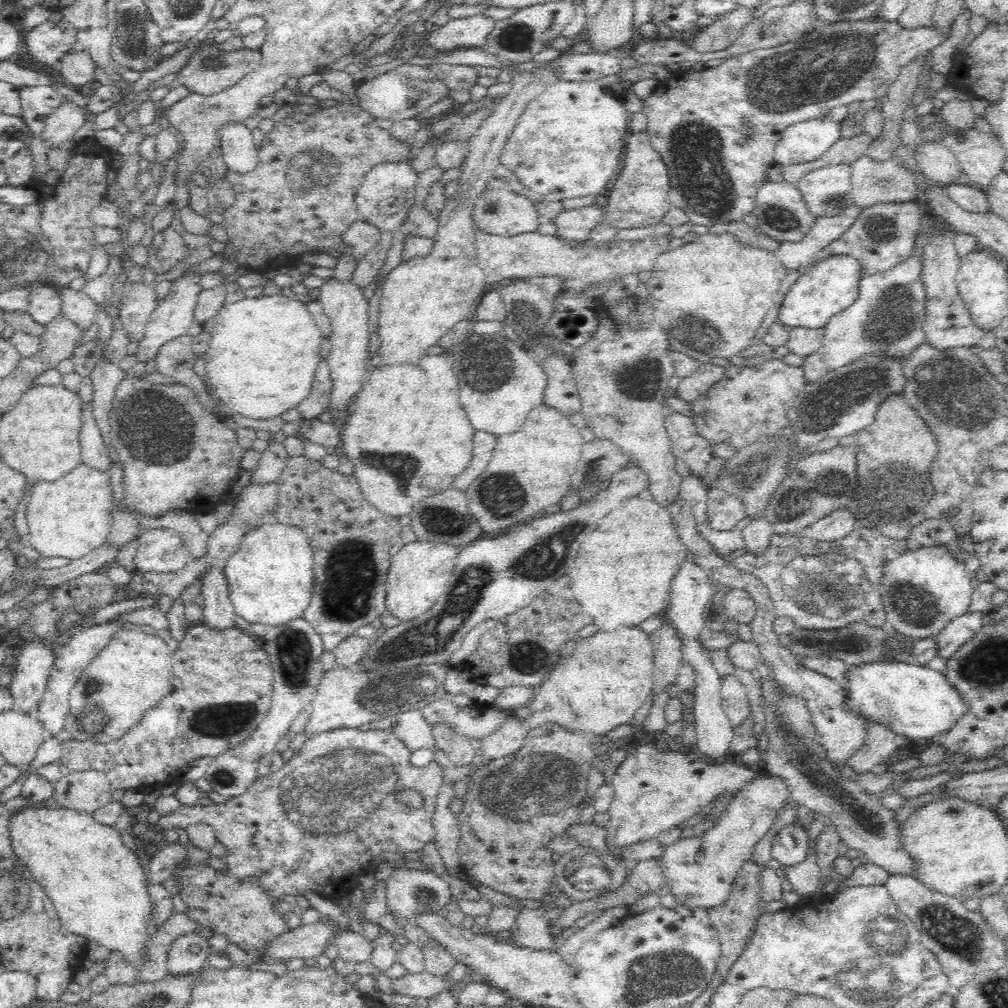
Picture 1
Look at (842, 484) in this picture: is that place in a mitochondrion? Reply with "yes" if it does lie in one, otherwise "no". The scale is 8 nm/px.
yes

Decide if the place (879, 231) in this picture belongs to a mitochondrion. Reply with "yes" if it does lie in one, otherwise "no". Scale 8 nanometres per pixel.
yes

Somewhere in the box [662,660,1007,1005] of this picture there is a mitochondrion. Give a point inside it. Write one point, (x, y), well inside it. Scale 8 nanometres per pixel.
(877, 958)

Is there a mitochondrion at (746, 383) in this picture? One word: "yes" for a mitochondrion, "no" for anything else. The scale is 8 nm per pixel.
no

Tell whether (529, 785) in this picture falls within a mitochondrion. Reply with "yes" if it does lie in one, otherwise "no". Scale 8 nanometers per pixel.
yes

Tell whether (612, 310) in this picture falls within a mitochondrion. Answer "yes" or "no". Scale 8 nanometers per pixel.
no

